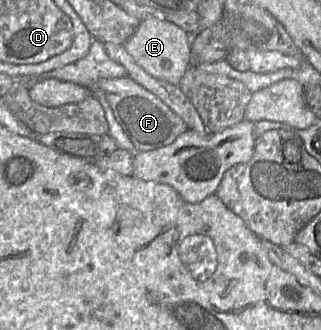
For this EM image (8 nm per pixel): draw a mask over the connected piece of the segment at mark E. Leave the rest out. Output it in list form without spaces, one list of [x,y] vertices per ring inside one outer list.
[[[149,17],[141,20],[135,33],[124,45],[135,62],[147,73],[161,81],[178,85],[192,65],[191,39],[188,33],[165,17]]]

